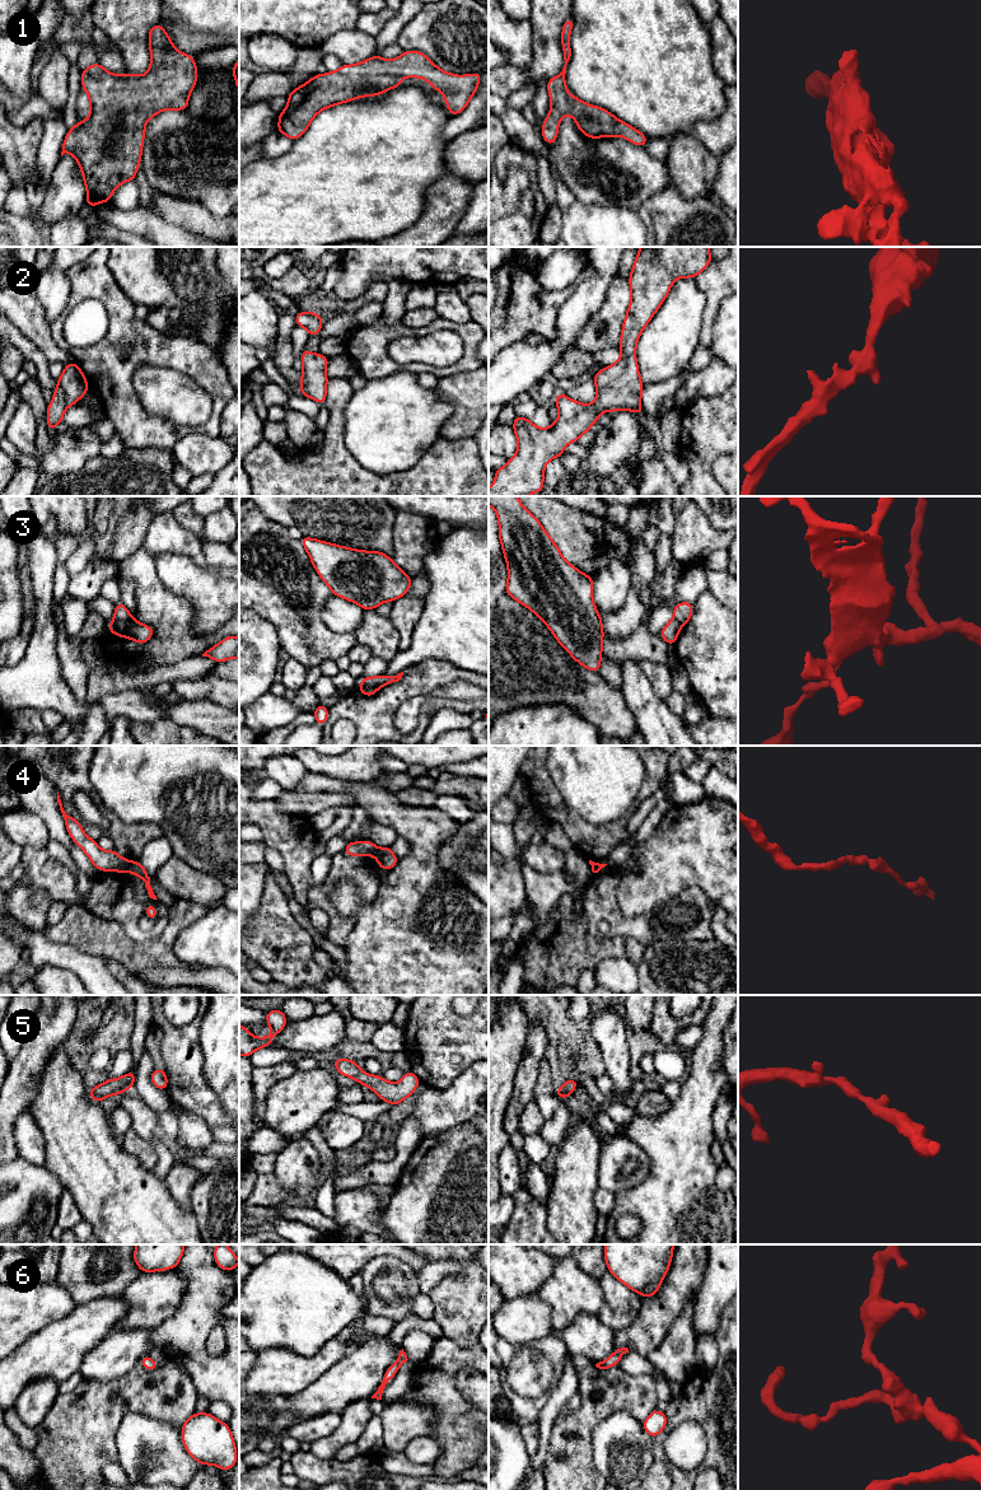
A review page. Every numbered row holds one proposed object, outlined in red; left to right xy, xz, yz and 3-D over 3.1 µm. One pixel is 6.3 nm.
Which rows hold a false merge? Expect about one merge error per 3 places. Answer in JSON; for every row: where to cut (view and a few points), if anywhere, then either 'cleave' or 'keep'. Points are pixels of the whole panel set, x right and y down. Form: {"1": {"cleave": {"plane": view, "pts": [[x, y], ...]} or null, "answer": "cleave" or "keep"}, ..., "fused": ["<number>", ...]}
{"1": {"cleave": null, "answer": "keep"}, "2": {"cleave": null, "answer": "keep"}, "3": {"cleave": {"plane": "xy", "pts": [[131, 616], [126, 620], [112, 622]]}, "answer": "cleave"}, "4": {"cleave": {"plane": "xy", "pts": [[129, 862], [126, 869]]}, "answer": "cleave"}, "5": {"cleave": null, "answer": "keep"}, "6": {"cleave": null, "answer": "keep"}, "fused": ["3", "4"]}

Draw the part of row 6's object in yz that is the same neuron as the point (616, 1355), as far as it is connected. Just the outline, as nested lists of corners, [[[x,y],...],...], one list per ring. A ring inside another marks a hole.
[[[627,1347],[617,1349],[606,1360],[597,1363],[595,1367],[599,1368],[599,1369],[608,1369],[613,1365],[618,1365],[621,1356],[626,1353],[629,1353]]]

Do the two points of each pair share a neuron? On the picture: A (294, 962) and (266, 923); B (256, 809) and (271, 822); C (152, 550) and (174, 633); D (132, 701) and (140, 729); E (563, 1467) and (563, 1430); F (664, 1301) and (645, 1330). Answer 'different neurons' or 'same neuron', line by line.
A: same neuron
B: same neuron
C: same neuron
D: different neurons
E: same neuron
F: same neuron

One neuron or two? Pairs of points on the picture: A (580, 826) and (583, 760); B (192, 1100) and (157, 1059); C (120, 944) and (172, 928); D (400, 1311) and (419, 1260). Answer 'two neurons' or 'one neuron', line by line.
A: two neurons
B: two neurons
C: one neuron
D: two neurons

